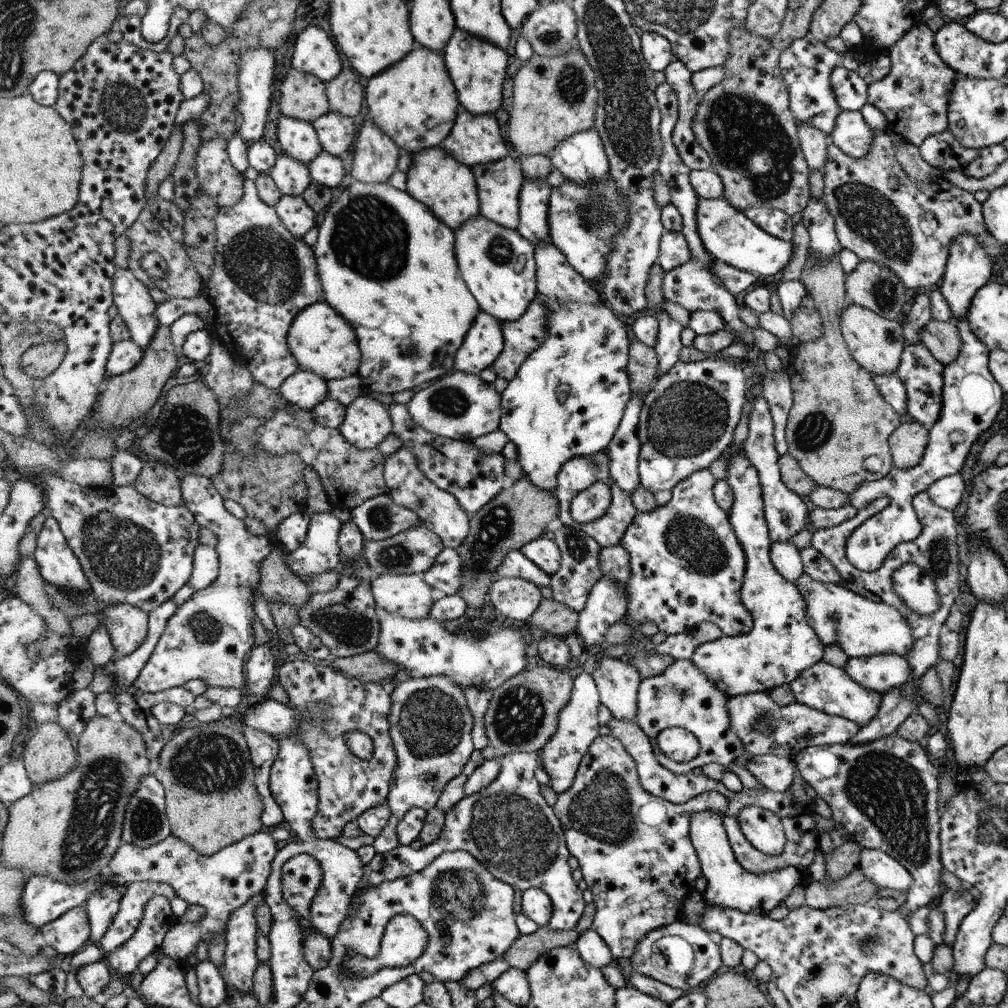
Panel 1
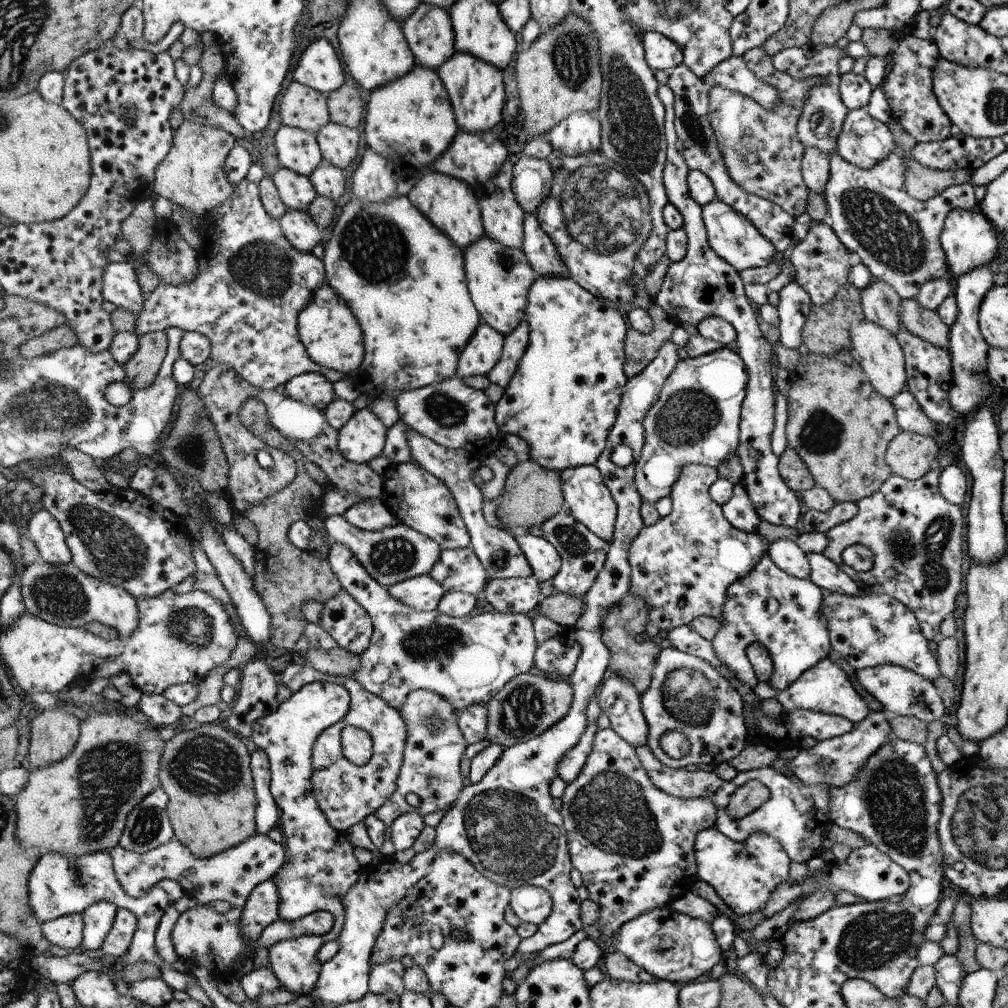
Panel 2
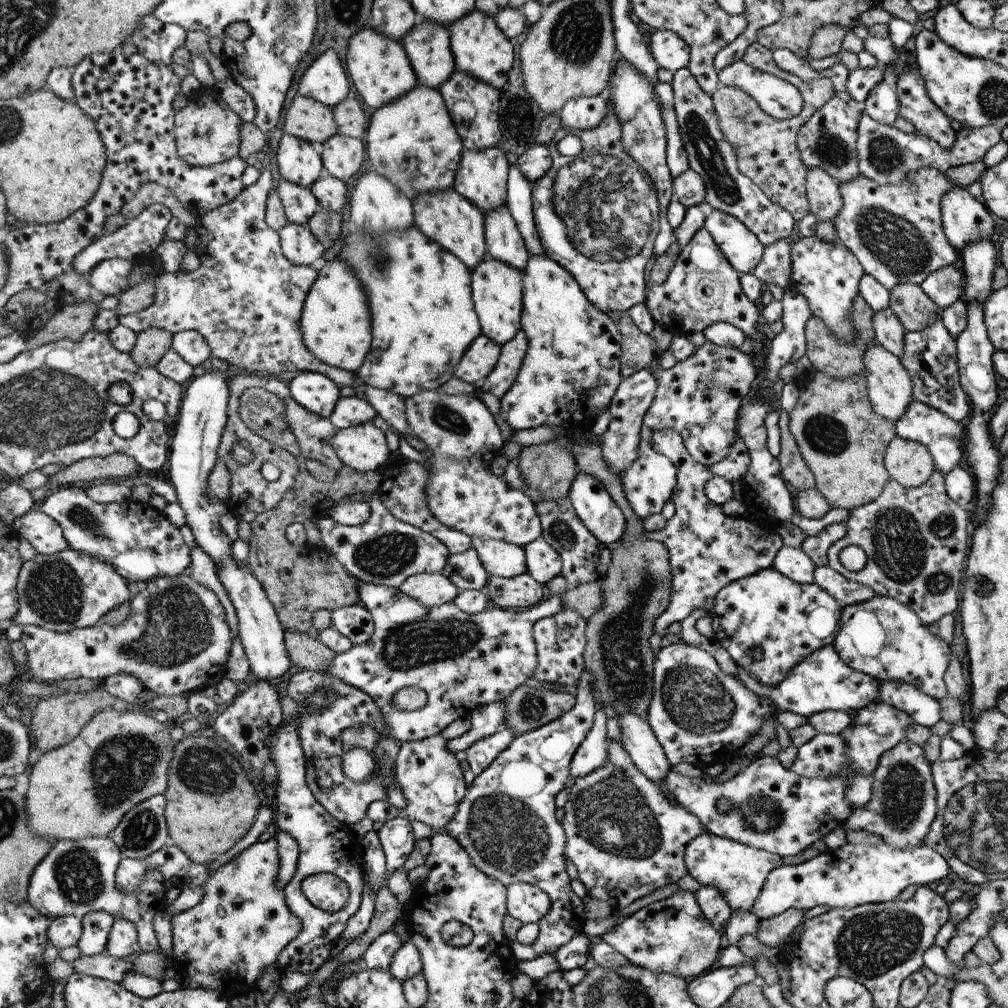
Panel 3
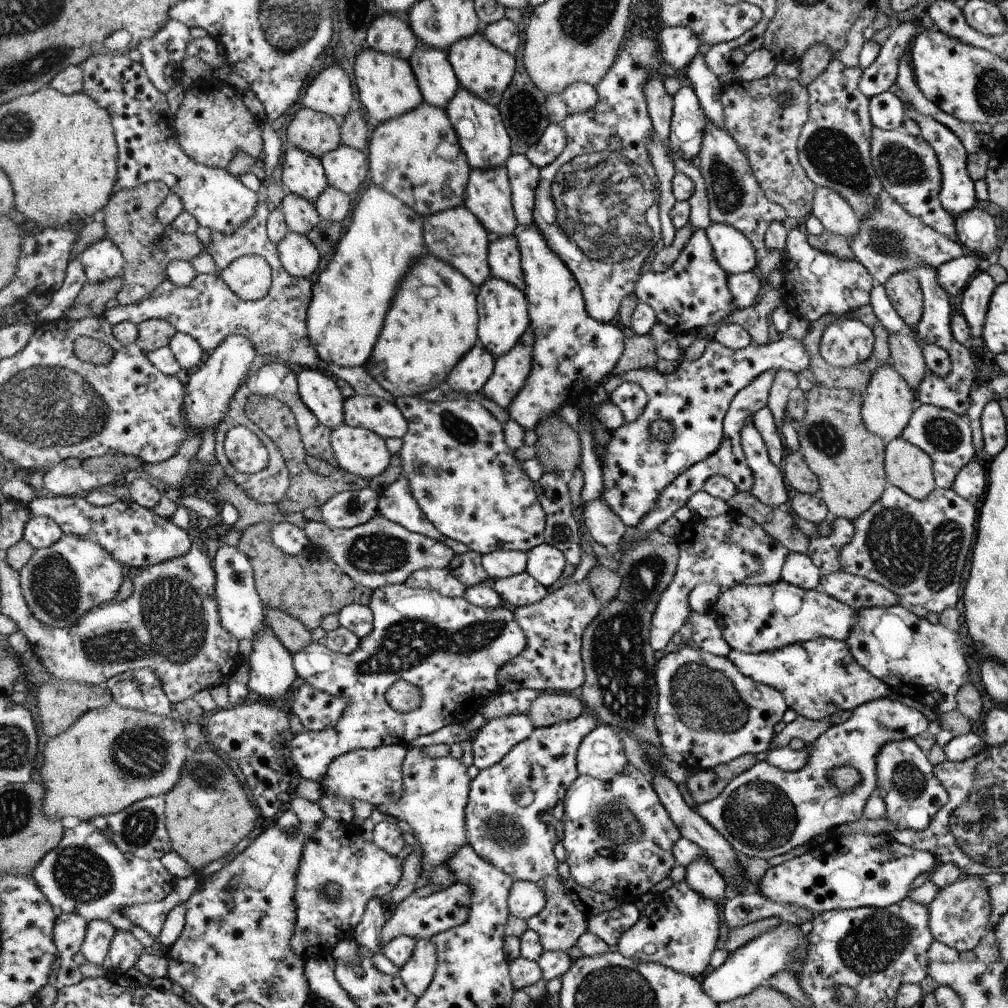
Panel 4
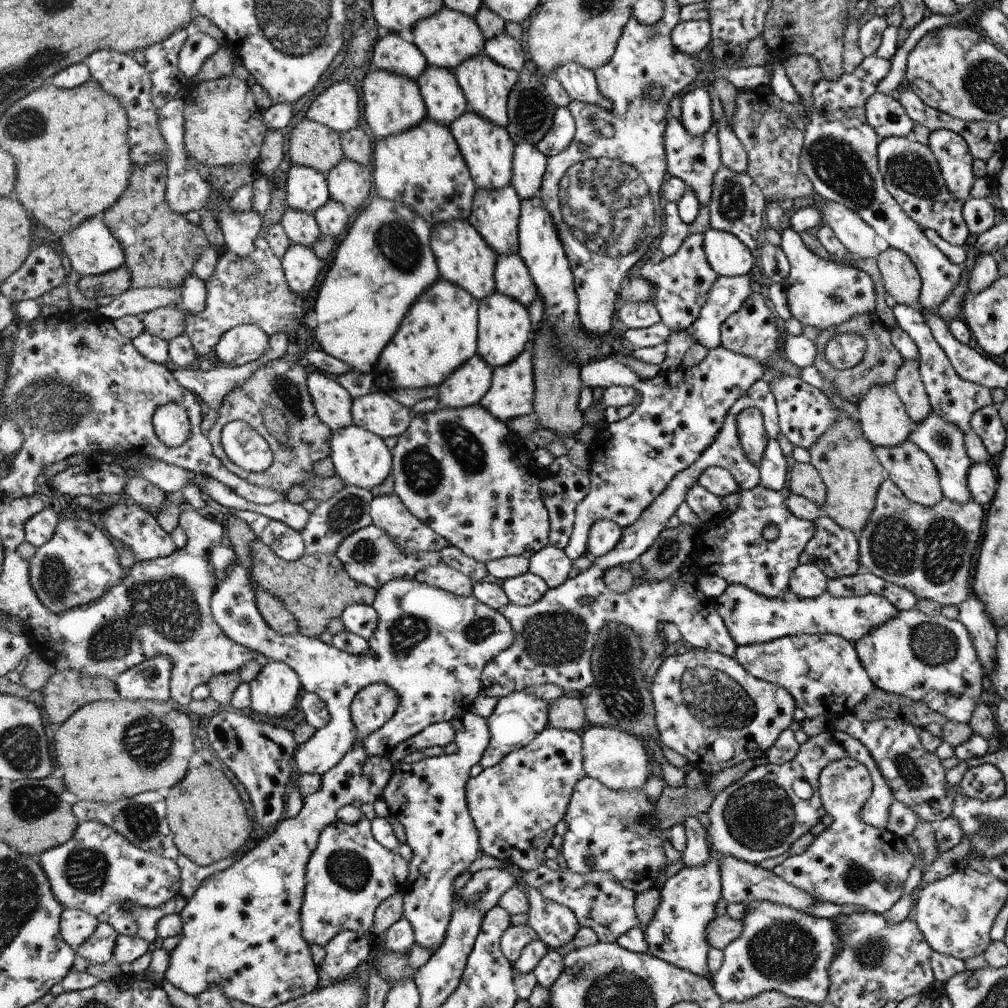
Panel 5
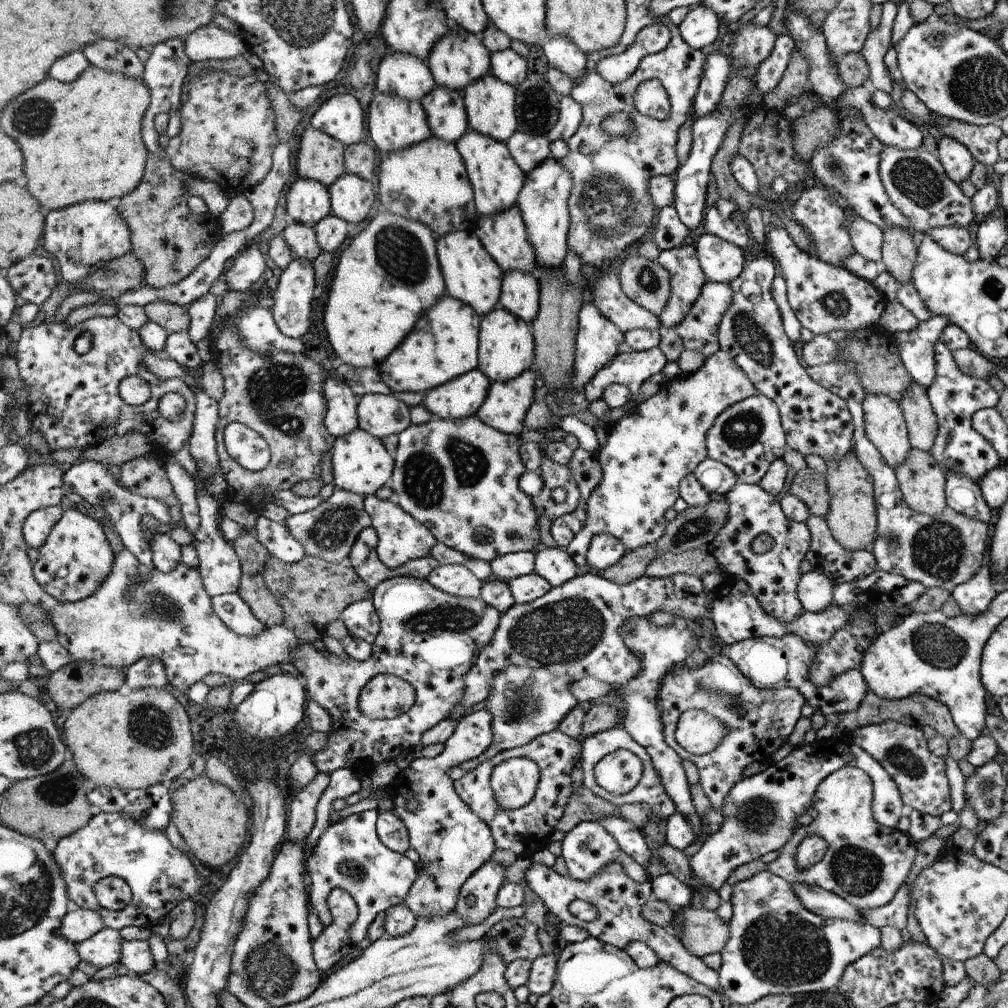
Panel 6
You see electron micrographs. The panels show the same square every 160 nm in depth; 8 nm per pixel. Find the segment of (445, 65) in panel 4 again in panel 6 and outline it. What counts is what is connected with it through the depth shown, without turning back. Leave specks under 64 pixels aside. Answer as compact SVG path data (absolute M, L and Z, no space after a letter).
M436 85L421 98L426 109L432 135L457 145L457 140L470 128L467 107L462 93L456 89Z

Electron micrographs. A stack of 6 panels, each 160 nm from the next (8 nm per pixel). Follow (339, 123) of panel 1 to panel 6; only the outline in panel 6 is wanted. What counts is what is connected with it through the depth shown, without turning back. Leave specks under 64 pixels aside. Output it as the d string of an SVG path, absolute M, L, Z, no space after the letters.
M354 173L340 175L330 185L331 212L346 222L362 222L370 214L376 192L374 184Z

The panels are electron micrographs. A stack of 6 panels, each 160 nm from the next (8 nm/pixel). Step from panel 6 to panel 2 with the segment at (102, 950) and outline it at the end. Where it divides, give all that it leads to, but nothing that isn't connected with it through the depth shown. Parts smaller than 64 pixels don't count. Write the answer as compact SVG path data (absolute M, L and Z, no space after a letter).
M103 900L93 904L83 913L86 920L83 950L101 954L104 943L112 932L112 925L117 912L118 907L112 901Z

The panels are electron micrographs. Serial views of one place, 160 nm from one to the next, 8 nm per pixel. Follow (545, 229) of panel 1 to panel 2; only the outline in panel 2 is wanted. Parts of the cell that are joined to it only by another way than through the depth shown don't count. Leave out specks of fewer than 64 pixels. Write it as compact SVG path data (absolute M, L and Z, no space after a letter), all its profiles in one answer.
M522 155L516 162L514 191L525 213L535 214L550 194L554 175L547 159Z

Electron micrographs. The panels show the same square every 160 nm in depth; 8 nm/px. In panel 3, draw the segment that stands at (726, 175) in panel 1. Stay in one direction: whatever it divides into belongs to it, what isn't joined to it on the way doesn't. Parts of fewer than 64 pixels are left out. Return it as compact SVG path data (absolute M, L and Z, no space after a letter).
M757 40L747 48L744 61L758 70L792 83L803 98L802 110L798 116L776 119L765 113L760 105L743 90L720 84L710 94L714 100L715 111L718 113L719 127L728 142L735 148L740 172L755 181L773 202L791 212L798 222L811 213L807 197L807 166L802 162L796 144L798 131L816 110L823 107L824 103L834 96L833 82L828 77L803 81L794 73L784 71L775 63L774 52L764 48L764 45Z

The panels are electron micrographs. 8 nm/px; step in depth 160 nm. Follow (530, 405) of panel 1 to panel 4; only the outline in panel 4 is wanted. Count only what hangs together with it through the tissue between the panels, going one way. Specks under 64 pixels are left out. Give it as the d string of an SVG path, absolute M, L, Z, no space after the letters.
M534 224L526 229L519 229L517 240L523 271L526 273L524 292L527 296L527 303L530 305L531 322L528 330L534 334L535 341L532 370L526 378L524 386L512 399L510 407L505 409L512 420L525 428L524 431L532 431L542 420L568 405L579 408L578 404L580 404L580 397L583 394L589 397L593 394L594 388L602 384L602 378L606 378L614 370L616 362L620 360L624 350L624 334L614 324L601 323L588 314L579 281L575 279L574 273L564 264L564 261L560 260L555 252L552 252L551 247Z

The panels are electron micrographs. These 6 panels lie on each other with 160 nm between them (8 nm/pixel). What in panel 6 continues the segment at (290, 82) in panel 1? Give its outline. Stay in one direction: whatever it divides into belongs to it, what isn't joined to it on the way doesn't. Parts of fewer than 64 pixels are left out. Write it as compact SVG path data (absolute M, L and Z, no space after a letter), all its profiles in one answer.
M307 125L300 136L297 173L330 187L344 172L345 150L340 141L328 133Z

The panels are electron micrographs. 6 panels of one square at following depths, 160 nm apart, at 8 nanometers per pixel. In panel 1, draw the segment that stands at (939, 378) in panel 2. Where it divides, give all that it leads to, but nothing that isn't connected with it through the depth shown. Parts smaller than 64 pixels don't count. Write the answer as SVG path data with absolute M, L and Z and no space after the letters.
M923 344L906 345L899 364L897 377L904 383L907 392L907 414L929 430L938 422L943 410L943 375L946 367L935 359L935 355Z

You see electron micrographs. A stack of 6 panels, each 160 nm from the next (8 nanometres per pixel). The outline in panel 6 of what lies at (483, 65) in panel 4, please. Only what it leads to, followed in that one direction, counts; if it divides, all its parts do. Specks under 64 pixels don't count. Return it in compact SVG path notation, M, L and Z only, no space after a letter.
M492 72L484 75L478 80L467 84L462 90L466 101L467 117L470 121L470 128L494 137L496 140L506 142L518 130L518 117L515 113L516 88L506 81L500 80Z

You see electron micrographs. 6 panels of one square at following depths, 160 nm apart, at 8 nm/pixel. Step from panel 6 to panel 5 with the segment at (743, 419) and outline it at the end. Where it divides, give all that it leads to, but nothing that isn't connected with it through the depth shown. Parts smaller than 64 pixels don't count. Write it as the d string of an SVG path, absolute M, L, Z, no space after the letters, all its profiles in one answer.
M764 379L756 381L750 390L746 391L734 406L728 411L726 422L719 432L714 443L703 452L702 458L698 459L690 467L680 471L674 479L671 480L670 486L656 496L654 502L646 508L646 511L639 516L639 519L631 524L630 527L623 528L623 536L619 543L612 548L610 552L604 553L601 558L592 558L593 565L586 571L580 571L574 578L567 578L559 587L549 588L548 592L542 599L531 605L515 605L508 603L502 608L502 613L512 624L516 632L515 642L506 651L502 652L496 659L492 659L484 668L481 675L483 690L488 696L498 696L498 698L507 697L513 692L526 690L528 687L545 685L559 686L563 691L582 692L586 686L591 686L594 682L594 670L591 668L591 656L594 654L594 646L598 642L599 632L608 624L616 622L621 626L633 628L641 640L641 647L645 652L645 659L651 663L656 657L662 656L664 651L662 640L659 638L657 628L660 622L674 622L681 630L683 639L690 643L694 648L712 650L729 657L735 656L737 644L732 640L728 629L723 623L722 617L713 608L713 600L703 595L703 592L696 586L695 582L678 580L680 573L676 573L668 579L657 583L642 583L633 585L625 593L612 592L604 581L604 574L612 567L620 567L638 560L639 556L660 536L660 533L667 528L669 518L675 515L676 509L686 498L686 493L690 487L698 485L698 477L710 467L720 467L729 470L736 479L740 490L752 490L755 486L760 485L759 468L753 465L749 458L744 454L738 438L737 416L745 408L754 406L761 410L763 414L764 426L767 431L774 434L779 430L779 416L777 413L777 402L775 396Z

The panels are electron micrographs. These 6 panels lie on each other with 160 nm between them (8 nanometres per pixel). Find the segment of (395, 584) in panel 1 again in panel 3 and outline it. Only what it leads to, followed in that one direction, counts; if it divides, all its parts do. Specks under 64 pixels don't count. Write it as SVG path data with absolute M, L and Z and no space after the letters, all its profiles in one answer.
M418 573L412 575L399 587L426 608L439 607L453 601L461 591L448 576L440 573Z

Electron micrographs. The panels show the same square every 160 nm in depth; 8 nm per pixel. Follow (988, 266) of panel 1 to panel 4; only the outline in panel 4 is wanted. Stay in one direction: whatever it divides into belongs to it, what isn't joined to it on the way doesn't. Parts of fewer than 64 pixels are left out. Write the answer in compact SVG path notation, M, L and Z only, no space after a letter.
M908 103L905 104L905 114L918 123L921 130L920 136L924 140L927 140L928 144L931 144L939 159L940 168L942 168L943 173L939 201L947 209L948 214L951 214L957 219L963 212L976 208L977 196L975 195L975 182L969 177L967 171L967 156L969 152L966 152L960 139L949 128L934 120L932 116L917 113Z

